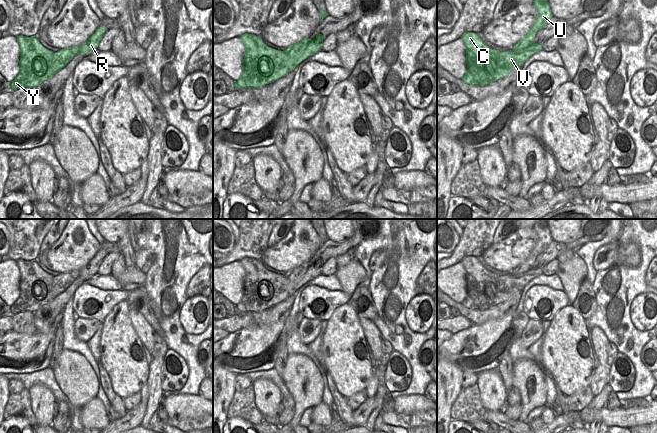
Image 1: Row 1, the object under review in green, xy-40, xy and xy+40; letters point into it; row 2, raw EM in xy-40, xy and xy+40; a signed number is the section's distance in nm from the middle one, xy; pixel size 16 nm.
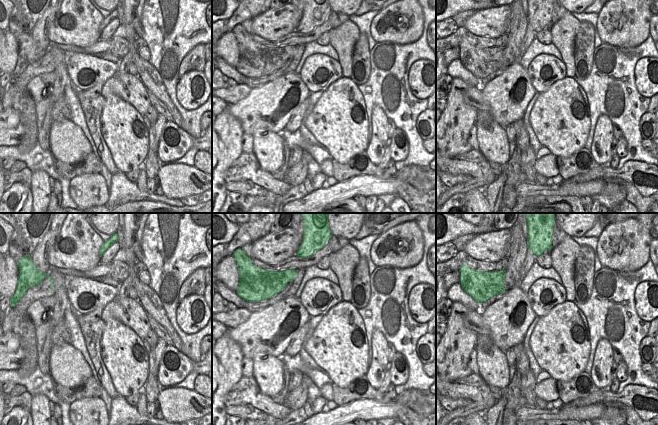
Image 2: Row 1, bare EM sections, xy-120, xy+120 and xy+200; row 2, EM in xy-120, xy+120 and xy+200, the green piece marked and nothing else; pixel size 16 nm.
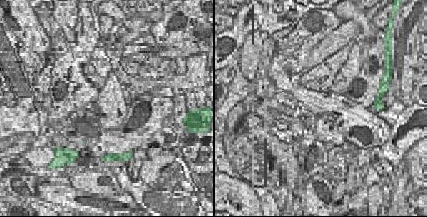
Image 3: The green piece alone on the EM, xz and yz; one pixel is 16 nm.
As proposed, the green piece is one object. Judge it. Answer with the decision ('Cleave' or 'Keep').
Cleave.

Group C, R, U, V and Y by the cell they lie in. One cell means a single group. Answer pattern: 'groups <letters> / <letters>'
groups C R V Y / U

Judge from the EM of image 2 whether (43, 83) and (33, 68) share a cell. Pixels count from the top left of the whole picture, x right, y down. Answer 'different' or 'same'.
different

